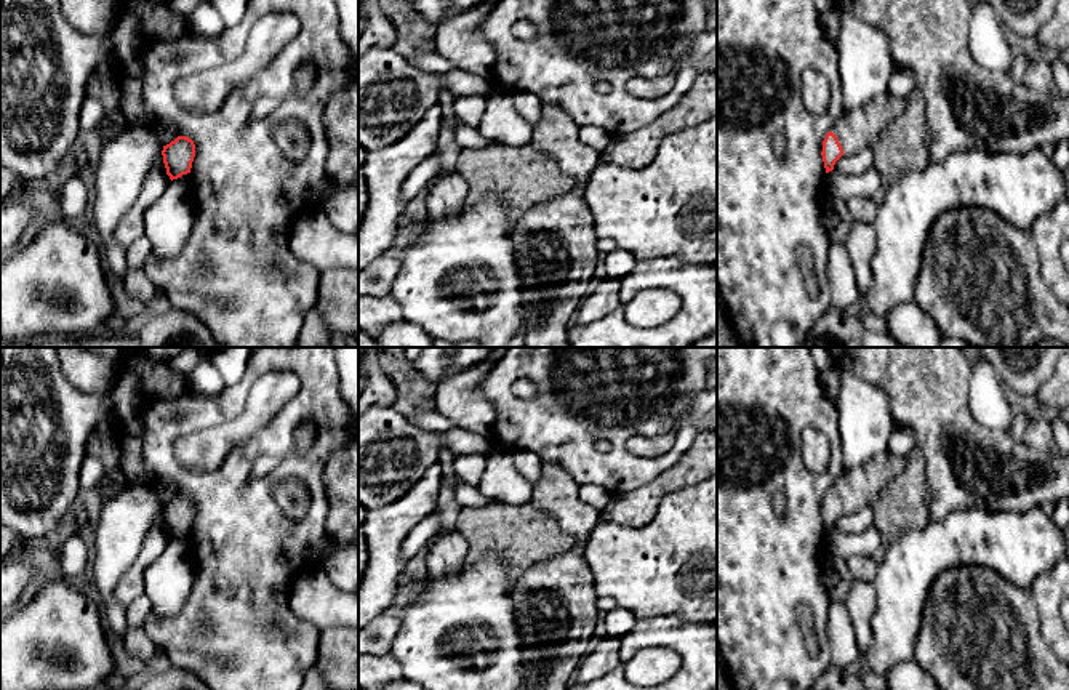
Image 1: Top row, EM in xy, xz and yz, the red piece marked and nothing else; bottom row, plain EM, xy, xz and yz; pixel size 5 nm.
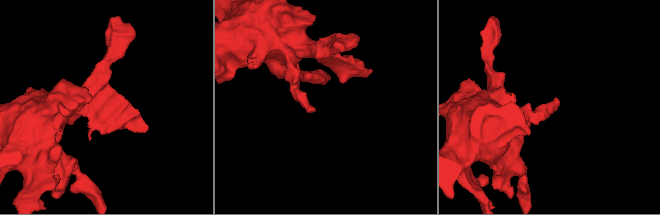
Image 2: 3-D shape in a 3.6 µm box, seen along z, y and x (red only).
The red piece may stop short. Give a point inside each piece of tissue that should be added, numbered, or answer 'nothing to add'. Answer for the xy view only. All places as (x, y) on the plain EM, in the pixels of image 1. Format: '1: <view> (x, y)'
nothing to add

